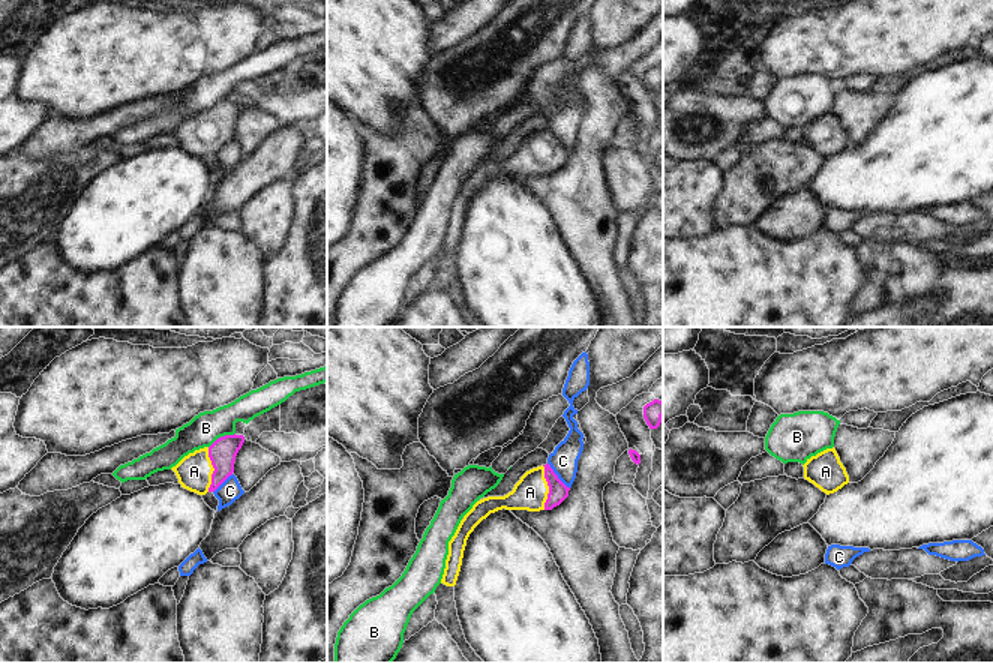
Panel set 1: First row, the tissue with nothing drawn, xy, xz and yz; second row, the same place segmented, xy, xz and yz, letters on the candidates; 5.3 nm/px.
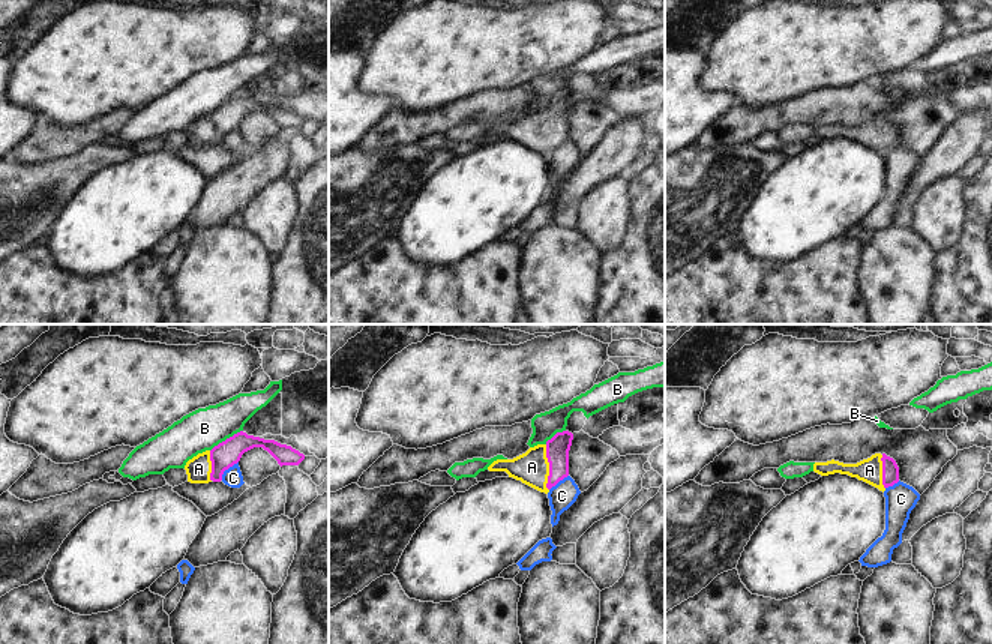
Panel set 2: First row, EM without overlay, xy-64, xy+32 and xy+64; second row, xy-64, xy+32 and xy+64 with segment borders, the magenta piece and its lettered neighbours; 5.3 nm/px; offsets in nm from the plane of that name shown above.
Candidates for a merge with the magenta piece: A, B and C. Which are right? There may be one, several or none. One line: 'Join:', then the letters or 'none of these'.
Join: A

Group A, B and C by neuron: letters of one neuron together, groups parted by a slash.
A / B / C

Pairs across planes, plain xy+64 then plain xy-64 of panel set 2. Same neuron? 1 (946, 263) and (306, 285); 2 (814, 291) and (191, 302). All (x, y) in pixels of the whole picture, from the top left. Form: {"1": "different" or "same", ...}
{"1": "same", "2": "different"}

